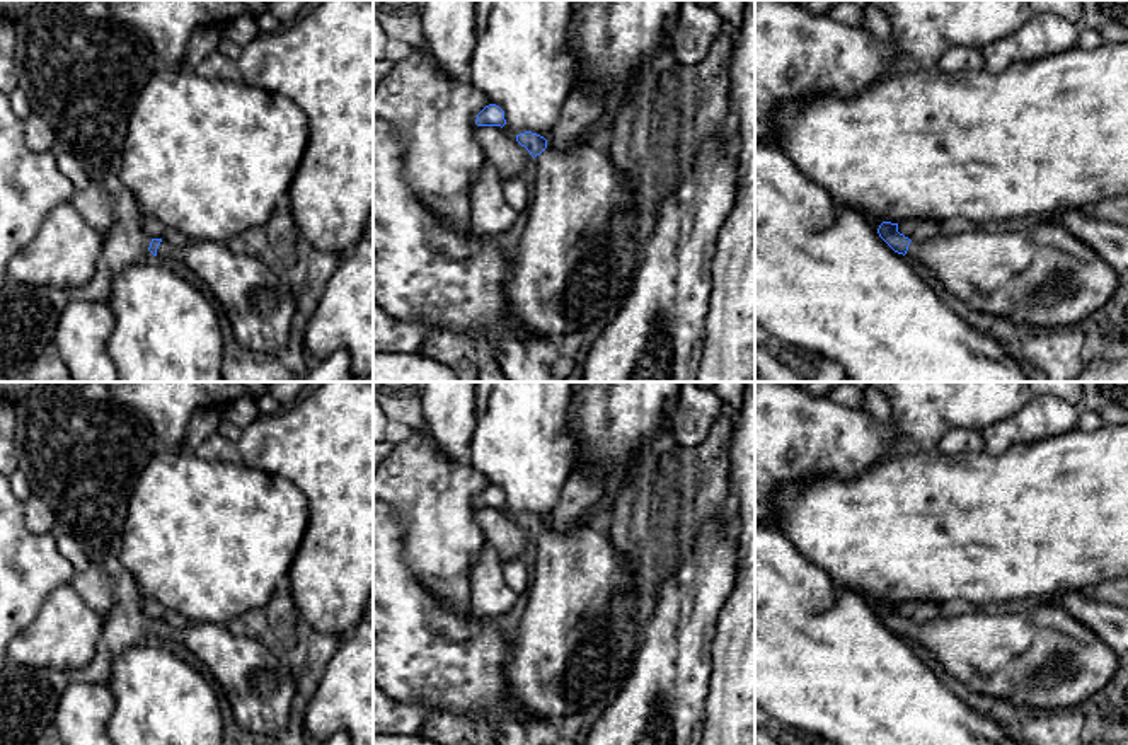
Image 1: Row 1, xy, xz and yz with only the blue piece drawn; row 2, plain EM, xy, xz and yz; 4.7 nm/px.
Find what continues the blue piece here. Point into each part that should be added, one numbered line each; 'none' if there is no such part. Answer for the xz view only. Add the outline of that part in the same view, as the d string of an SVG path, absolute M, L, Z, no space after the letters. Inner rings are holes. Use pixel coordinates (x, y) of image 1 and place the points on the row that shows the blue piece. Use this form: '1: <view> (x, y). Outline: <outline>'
1: xz (581, 242). Outline: M607 136L584 138L564 153L545 148L533 159L530 205L523 213L525 223L513 257L515 273L504 288L513 317L528 334L557 341L569 332L584 331L612 315L629 293L642 256L644 230L636 217L637 189L627 188L613 165Z

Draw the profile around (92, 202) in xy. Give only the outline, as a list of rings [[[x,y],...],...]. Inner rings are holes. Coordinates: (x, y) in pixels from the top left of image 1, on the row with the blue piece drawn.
[[[89,182],[77,189],[72,205],[102,237],[109,234],[114,223],[112,205],[107,191],[101,184]]]

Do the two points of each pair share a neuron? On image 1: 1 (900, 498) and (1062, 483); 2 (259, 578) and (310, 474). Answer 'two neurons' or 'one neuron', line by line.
1: one neuron
2: two neurons

